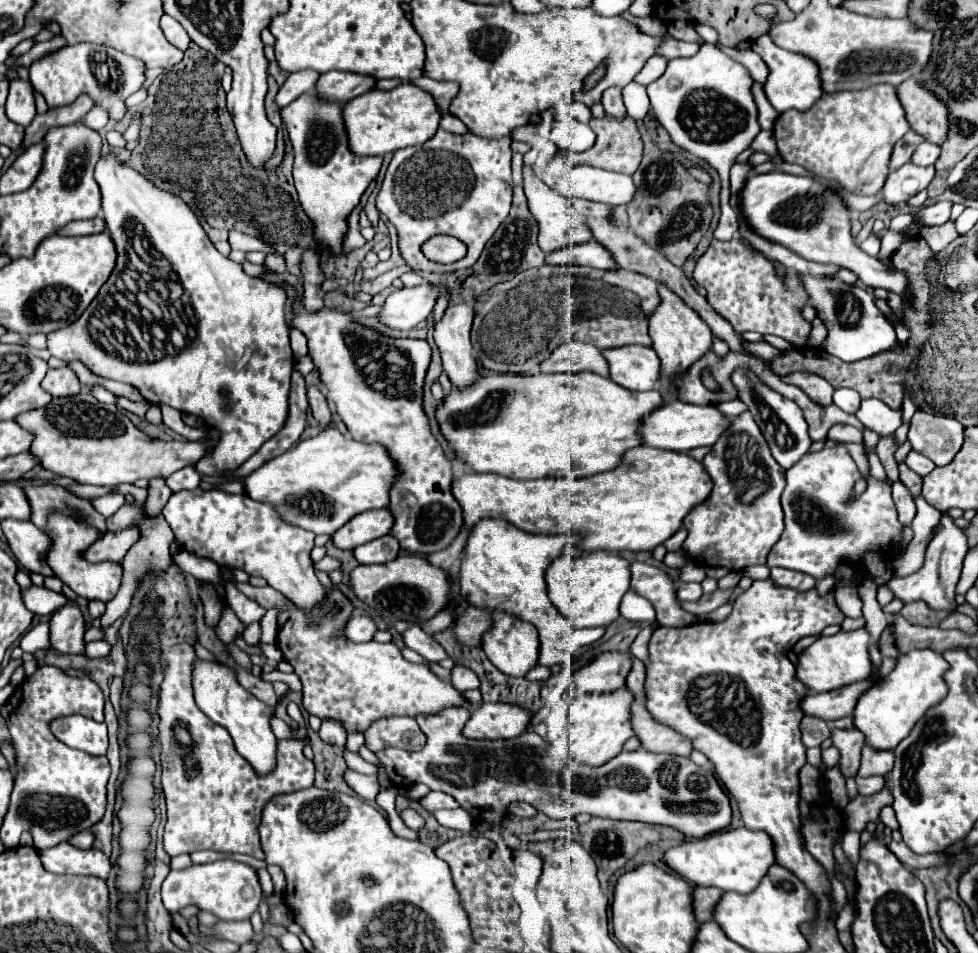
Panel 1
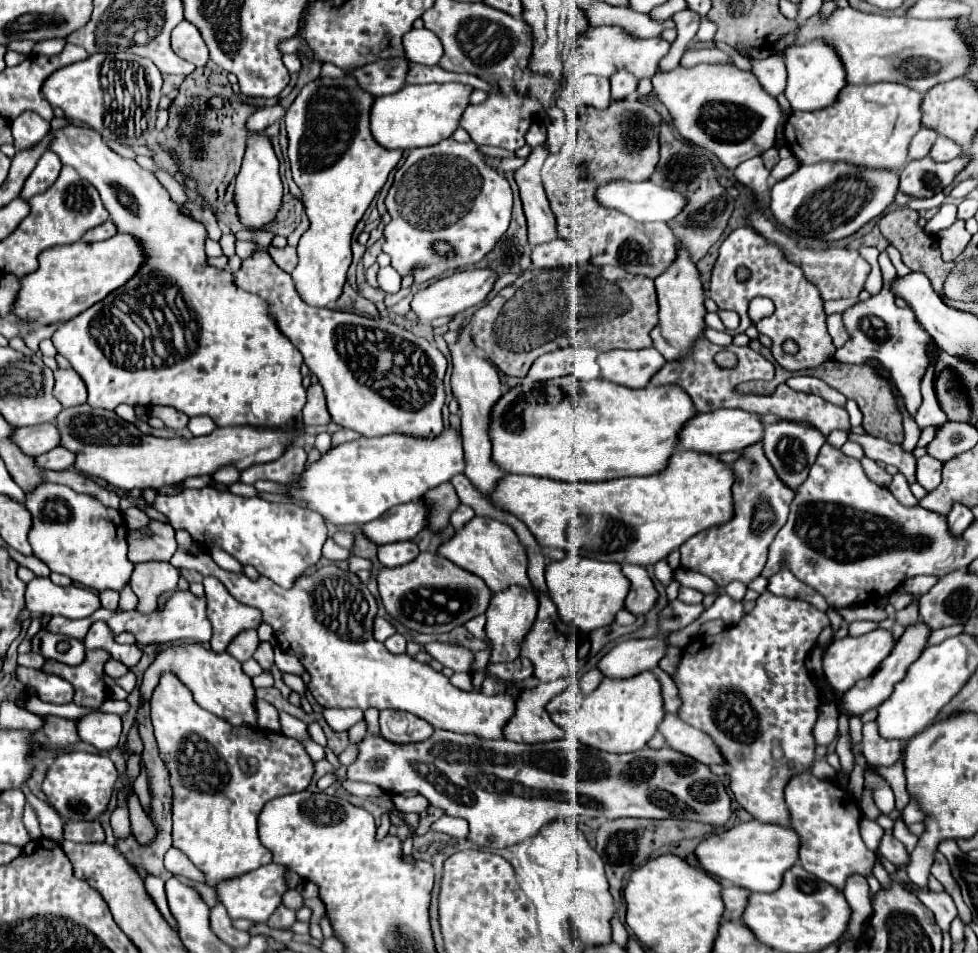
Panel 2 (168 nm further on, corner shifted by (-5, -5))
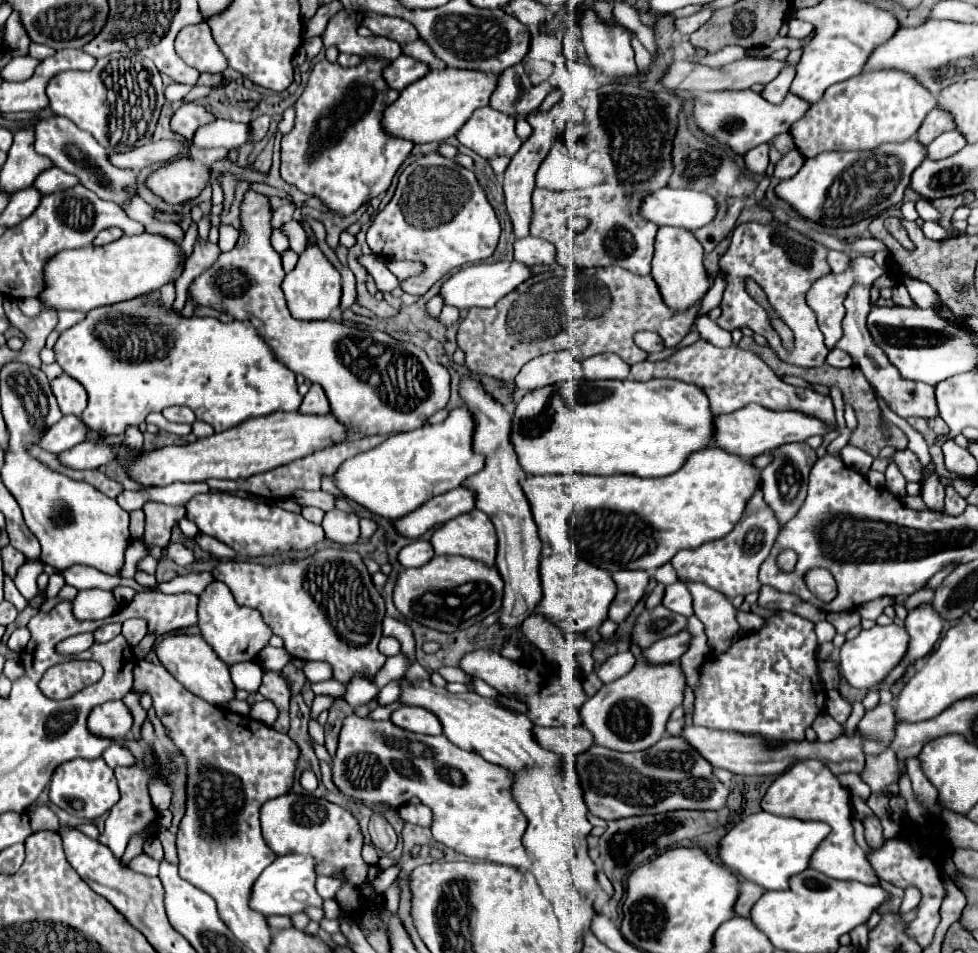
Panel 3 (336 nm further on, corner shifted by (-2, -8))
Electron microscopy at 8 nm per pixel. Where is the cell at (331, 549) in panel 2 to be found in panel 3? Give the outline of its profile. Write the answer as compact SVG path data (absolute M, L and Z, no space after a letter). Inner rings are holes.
M338 508L324 514L322 528L326 532L326 538L332 540L340 548L346 548L346 546L354 544L358 540L358 534L360 534L358 518L354 514L342 512Z

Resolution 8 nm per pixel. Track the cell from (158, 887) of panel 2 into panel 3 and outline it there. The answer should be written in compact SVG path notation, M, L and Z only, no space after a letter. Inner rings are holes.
M146 854L136 856L128 866L130 866L132 870L140 872L140 874L146 874L146 876L158 876L158 862L152 860L152 858L146 856Z

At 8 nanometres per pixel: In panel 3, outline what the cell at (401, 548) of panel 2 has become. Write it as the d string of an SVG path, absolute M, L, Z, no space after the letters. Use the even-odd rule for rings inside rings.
M412 540L408 546L404 546L404 548L398 552L398 562L400 562L404 568L422 566L422 564L426 564L432 556L434 556L434 550L432 550L430 542L426 542L426 540Z

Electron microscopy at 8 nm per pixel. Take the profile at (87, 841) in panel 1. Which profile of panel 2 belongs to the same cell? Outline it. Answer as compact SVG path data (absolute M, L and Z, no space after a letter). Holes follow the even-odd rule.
M97 819L95 821L71 821L63 827L63 839L75 841L75 843L93 843L93 841L105 841L105 833Z

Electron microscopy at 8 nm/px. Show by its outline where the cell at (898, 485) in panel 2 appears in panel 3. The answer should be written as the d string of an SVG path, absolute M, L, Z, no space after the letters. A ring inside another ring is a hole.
M890 460L890 466L886 468L886 488L896 496L896 498L904 498L906 496L906 480L900 474L900 470L896 468L896 464Z

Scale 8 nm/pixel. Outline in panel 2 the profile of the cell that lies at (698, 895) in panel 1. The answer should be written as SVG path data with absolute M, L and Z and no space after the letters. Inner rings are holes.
M727 887L723 889L723 901L725 901L725 921L735 921L741 919L747 899L749 899L751 891L745 887Z

